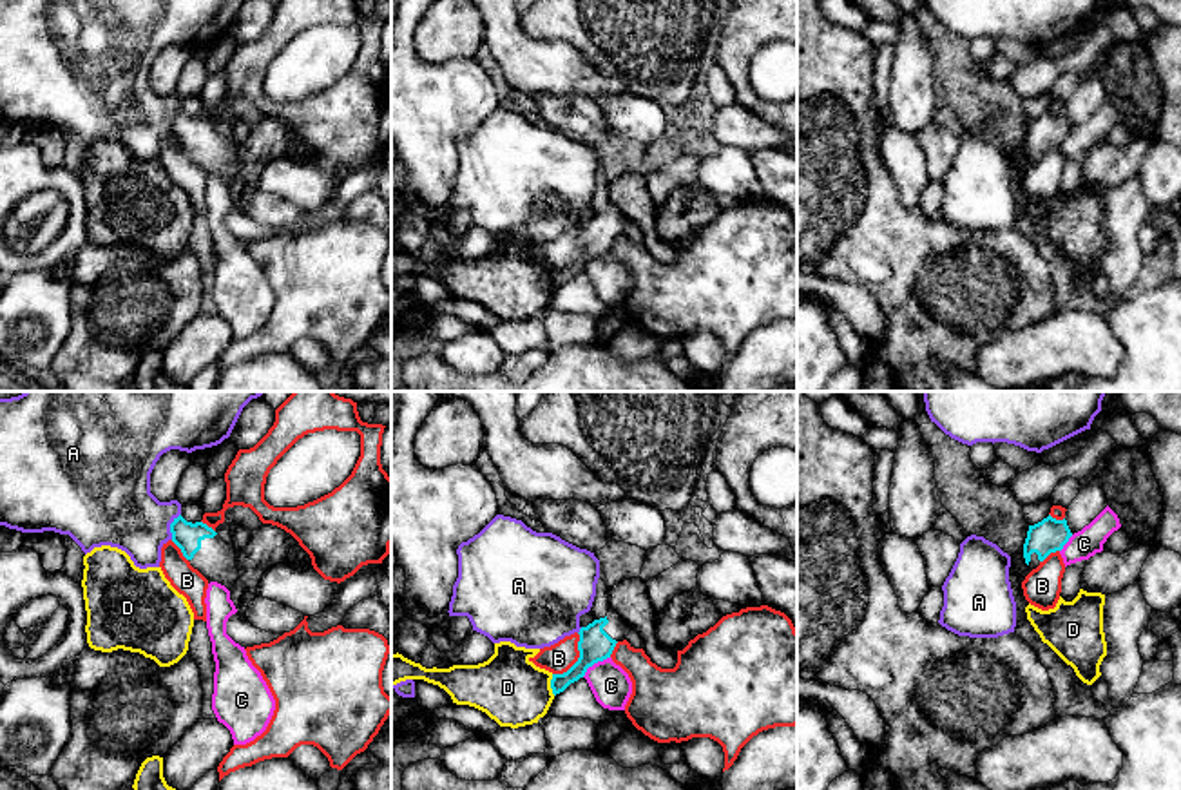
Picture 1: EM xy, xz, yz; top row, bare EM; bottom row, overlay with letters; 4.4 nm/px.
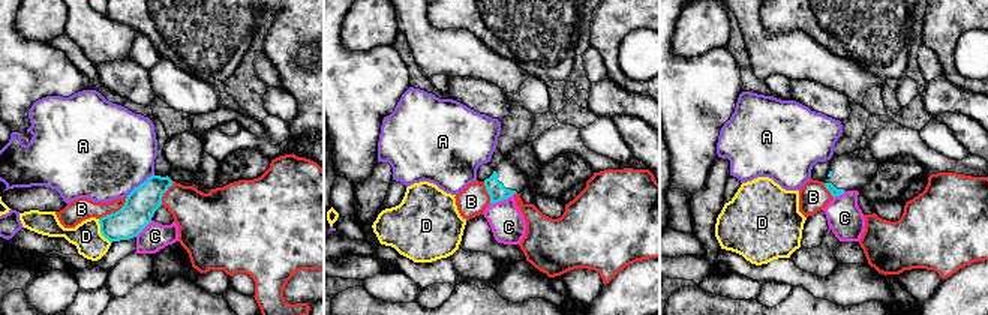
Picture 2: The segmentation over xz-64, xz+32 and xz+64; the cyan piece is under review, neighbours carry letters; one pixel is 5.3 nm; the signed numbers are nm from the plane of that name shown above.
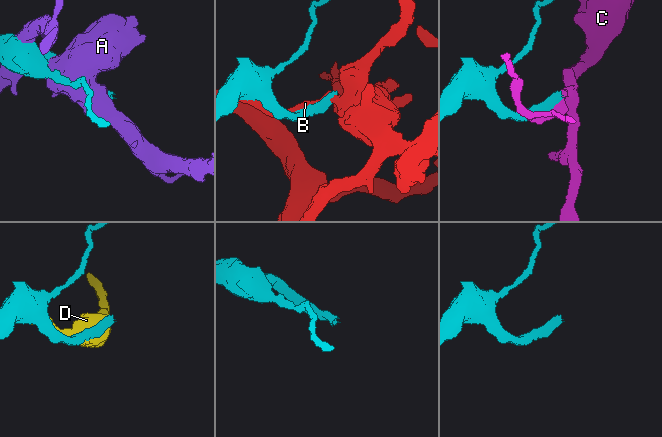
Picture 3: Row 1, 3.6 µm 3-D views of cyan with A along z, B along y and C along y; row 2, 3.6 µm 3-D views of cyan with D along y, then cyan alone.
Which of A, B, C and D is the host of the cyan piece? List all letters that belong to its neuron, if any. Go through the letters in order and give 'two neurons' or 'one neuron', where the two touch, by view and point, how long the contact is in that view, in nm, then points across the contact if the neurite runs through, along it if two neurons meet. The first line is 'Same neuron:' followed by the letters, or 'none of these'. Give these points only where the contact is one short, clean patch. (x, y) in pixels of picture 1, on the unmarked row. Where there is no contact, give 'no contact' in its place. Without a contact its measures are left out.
Same neuron: none of these
A: two neurons; meets cyan in xy at (171, 120); contact 130 nm long
B: two neurons; meets cyan in xz at (578, 252); contact 220 nm long
C: two neurons; meets cyan in xz at (595, 256); contact 160 nm long
D: two neurons; meets cyan in xz at (551, 279); contact 100 nm long; border along xz (551, 269), (551, 285), (555, 289)

